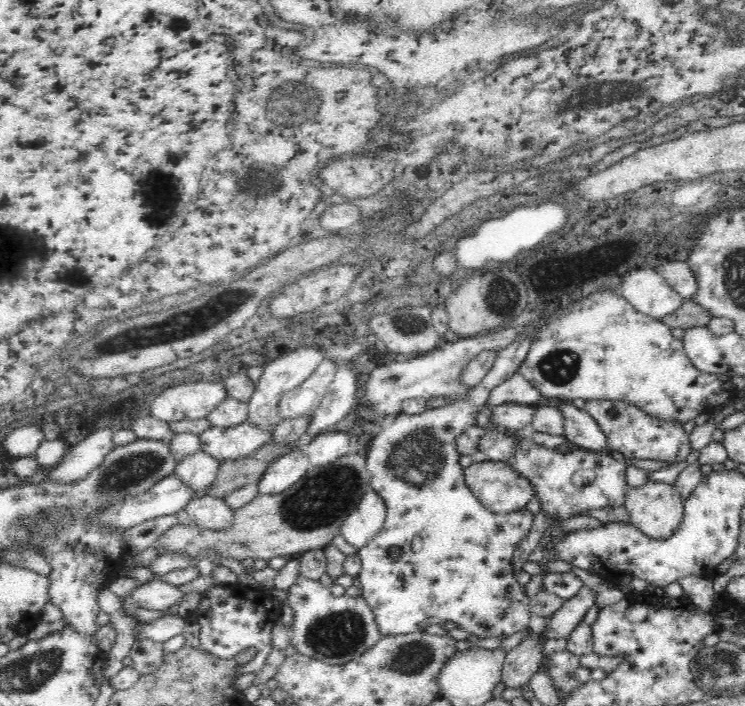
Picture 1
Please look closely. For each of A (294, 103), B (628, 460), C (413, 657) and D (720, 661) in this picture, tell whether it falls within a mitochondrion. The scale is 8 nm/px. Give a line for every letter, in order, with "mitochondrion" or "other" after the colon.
A: mitochondrion
B: other
C: mitochondrion
D: mitochondrion

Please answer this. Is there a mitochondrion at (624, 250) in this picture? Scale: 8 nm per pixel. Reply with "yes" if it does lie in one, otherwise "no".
no

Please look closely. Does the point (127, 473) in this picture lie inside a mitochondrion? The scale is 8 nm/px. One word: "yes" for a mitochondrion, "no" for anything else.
yes

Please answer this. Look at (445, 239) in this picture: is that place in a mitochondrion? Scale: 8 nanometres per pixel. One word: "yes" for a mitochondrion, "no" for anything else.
no

